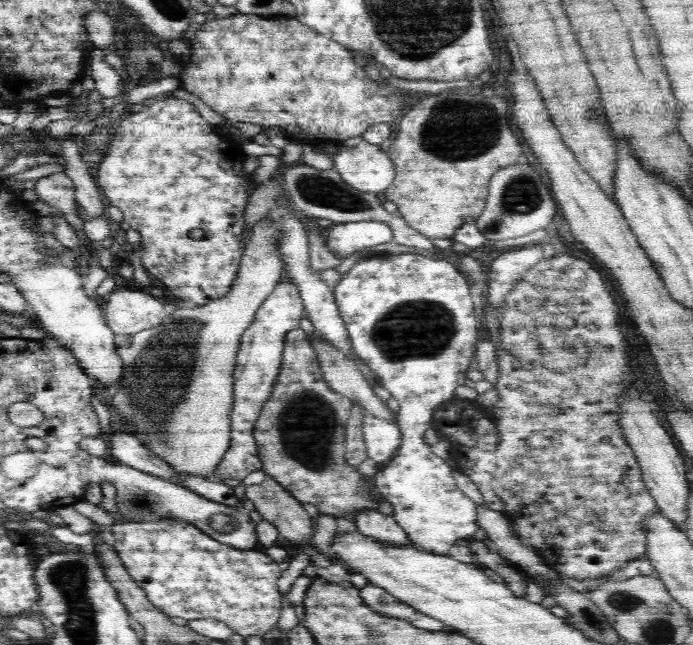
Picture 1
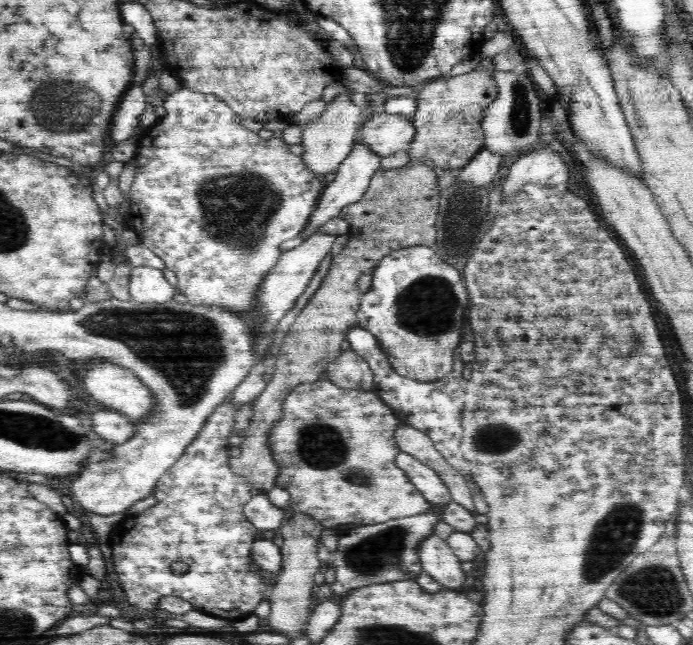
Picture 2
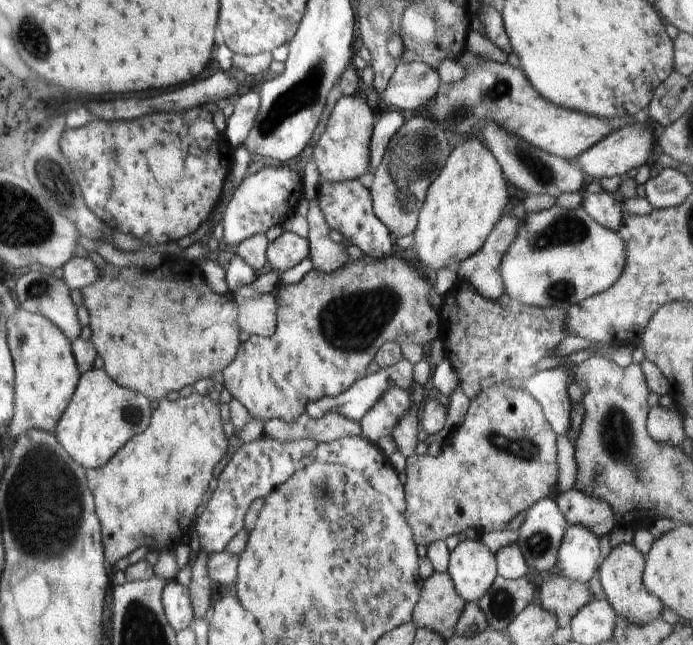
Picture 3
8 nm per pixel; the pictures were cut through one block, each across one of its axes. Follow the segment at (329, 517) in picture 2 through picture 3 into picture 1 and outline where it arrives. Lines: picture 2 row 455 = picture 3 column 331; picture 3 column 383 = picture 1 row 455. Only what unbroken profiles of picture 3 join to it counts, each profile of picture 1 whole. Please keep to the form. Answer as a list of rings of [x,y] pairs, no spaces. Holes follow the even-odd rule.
[[[304,331],[295,332],[291,334],[286,334],[284,352],[282,352],[282,366],[280,366],[280,372],[278,372],[278,378],[274,382],[274,388],[272,388],[272,394],[270,398],[262,404],[262,410],[260,410],[260,416],[256,420],[254,430],[252,430],[252,435],[254,435],[254,441],[256,441],[256,447],[258,447],[258,457],[260,457],[262,468],[261,470],[268,476],[277,480],[288,492],[291,492],[296,499],[301,503],[311,503],[314,504],[320,514],[328,514],[328,516],[333,516],[334,519],[348,519],[354,521],[356,519],[356,514],[360,510],[376,510],[378,511],[378,500],[382,500],[382,495],[380,492],[376,491],[376,487],[372,480],[364,479],[356,467],[348,465],[346,457],[344,457],[344,444],[346,442],[346,423],[350,416],[350,411],[354,406],[355,402],[350,400],[348,397],[336,392],[334,389],[330,388],[330,385],[322,377],[322,369],[318,365],[318,359],[316,359],[316,351],[314,347],[309,344],[308,337]],[[290,472],[296,472],[296,476],[290,476]]]

